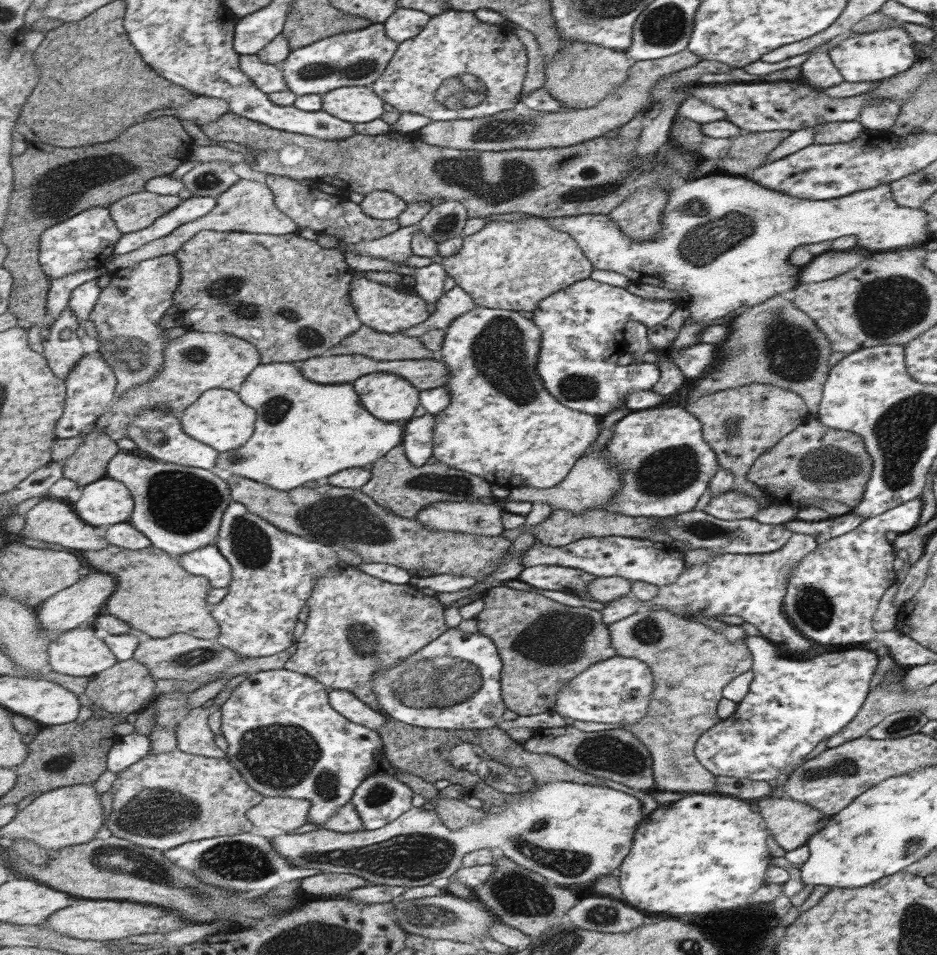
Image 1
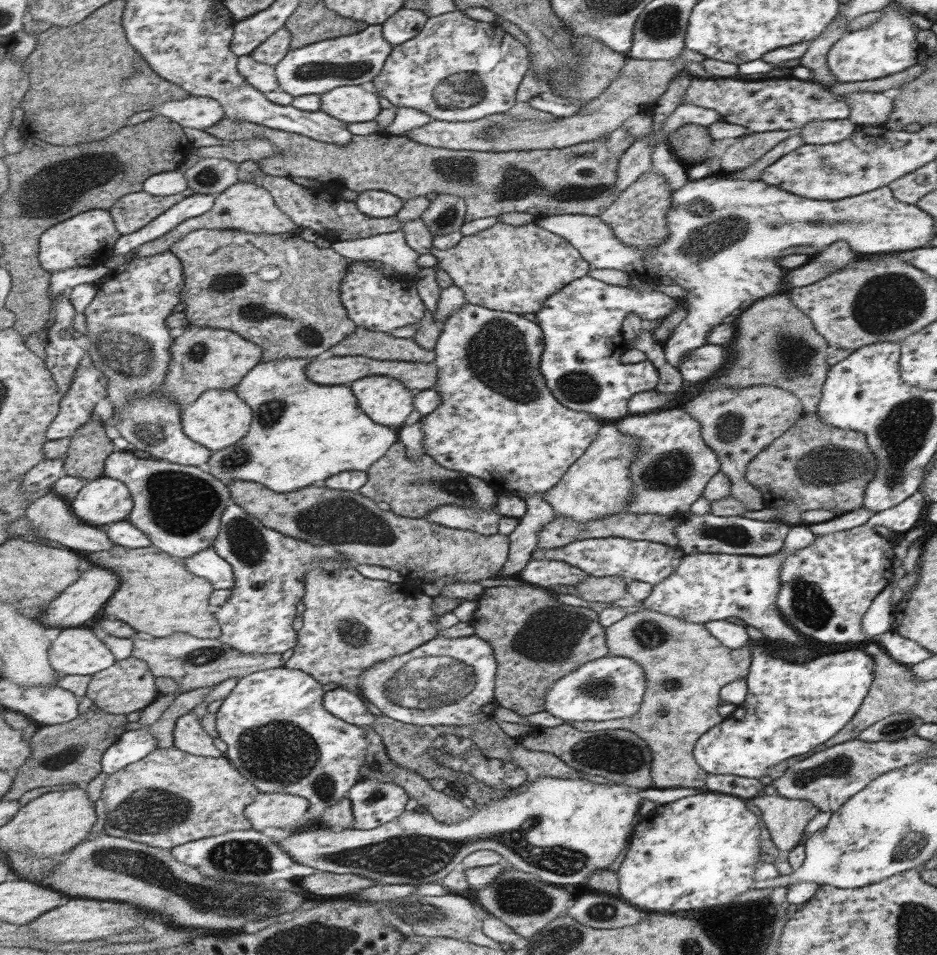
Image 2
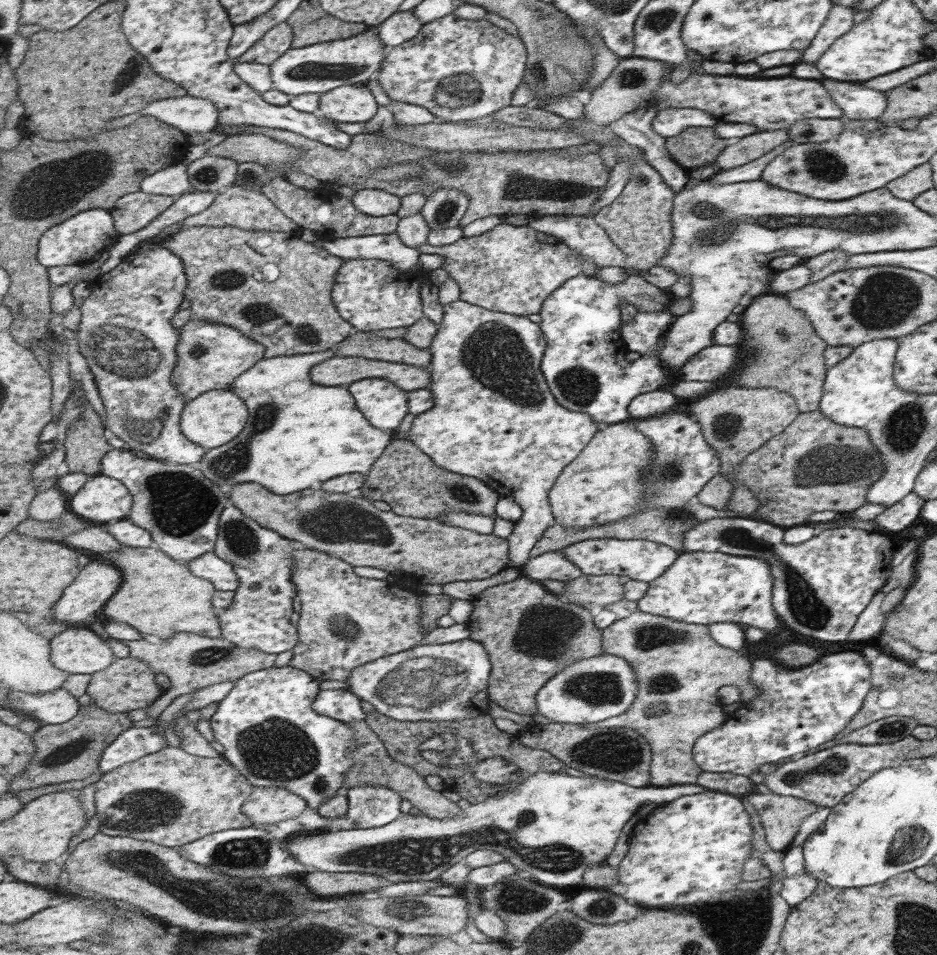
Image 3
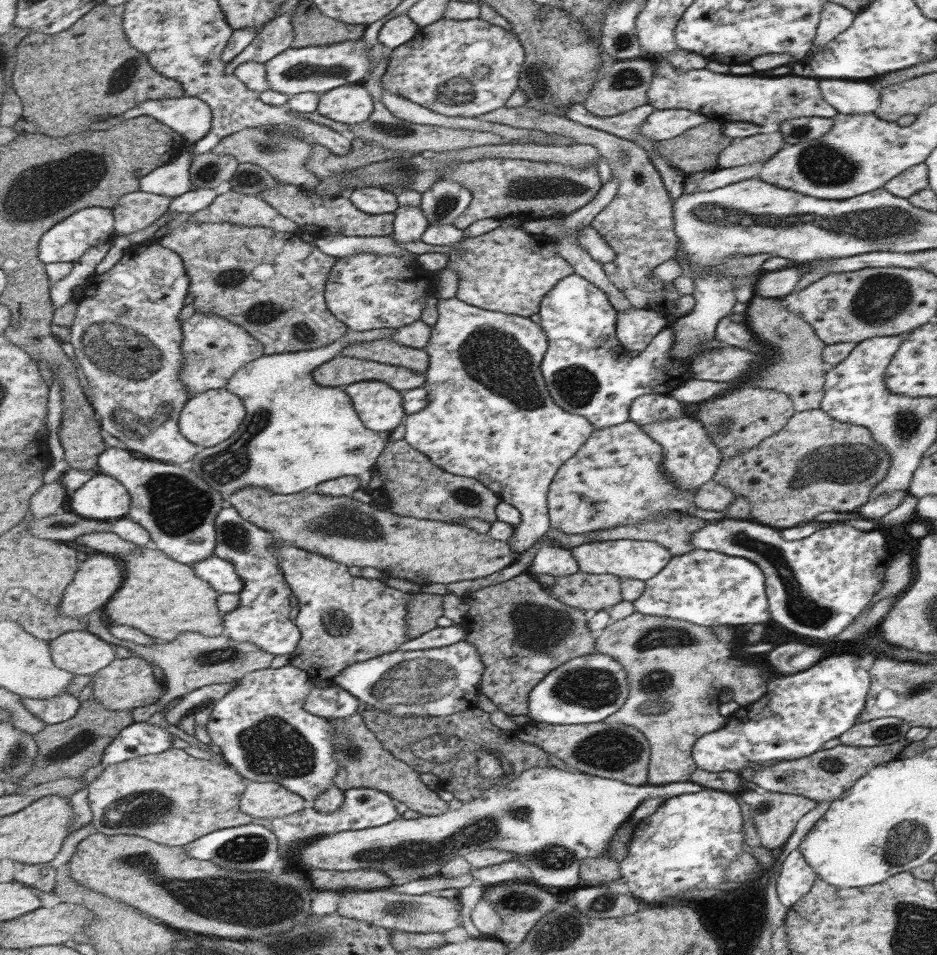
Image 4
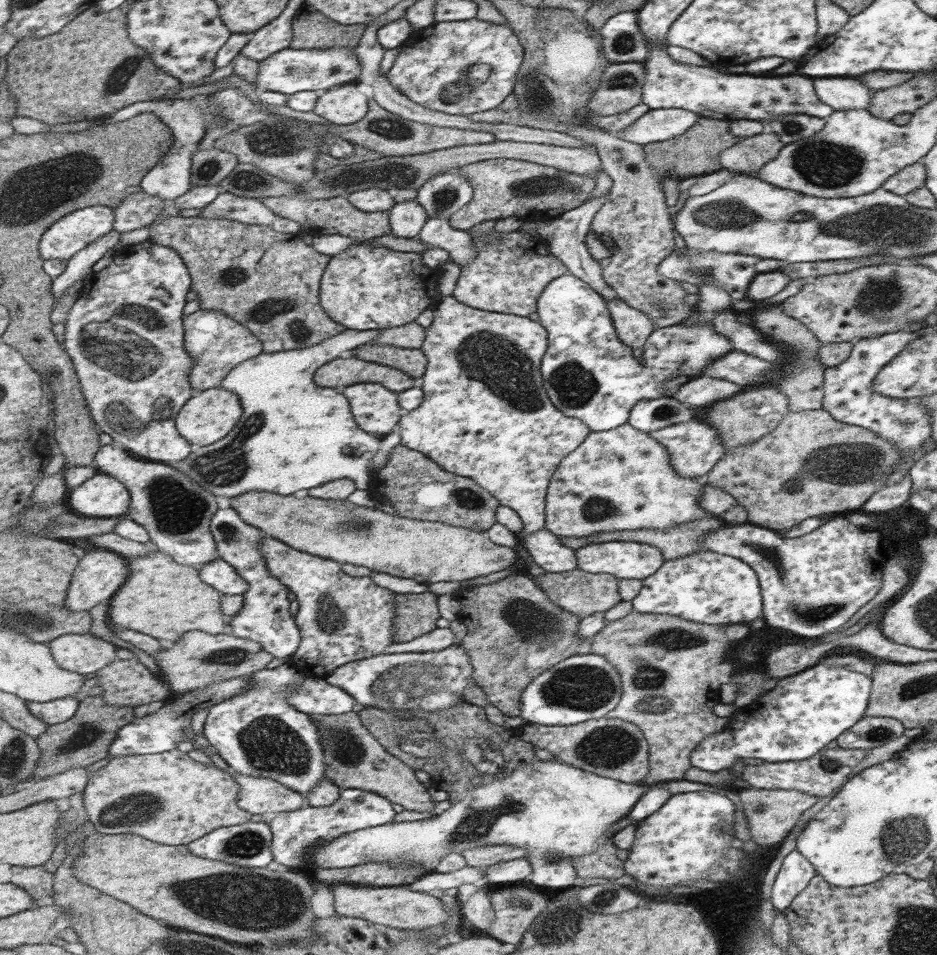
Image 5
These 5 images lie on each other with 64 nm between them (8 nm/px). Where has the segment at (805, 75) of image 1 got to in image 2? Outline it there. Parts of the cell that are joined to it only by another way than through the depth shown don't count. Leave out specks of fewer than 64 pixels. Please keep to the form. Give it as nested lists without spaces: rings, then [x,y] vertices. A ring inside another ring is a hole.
[[[841,10],[835,15],[835,22],[831,22],[831,26],[827,26],[827,30],[823,30],[823,34],[818,34],[819,38],[815,37],[813,41],[809,42],[807,52],[803,53],[799,61],[799,65],[808,68],[815,74],[811,80],[823,86],[837,82],[830,74],[831,70],[827,68],[826,56],[830,46],[848,31],[847,21],[839,19],[839,13]]]

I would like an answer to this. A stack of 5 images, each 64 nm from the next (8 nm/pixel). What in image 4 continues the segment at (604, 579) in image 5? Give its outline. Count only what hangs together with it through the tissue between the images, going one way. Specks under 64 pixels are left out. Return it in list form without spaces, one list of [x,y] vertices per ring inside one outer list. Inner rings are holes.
[[[575,572],[570,576],[554,577],[555,582],[545,592],[559,603],[577,610],[604,610],[618,604],[620,577]]]

